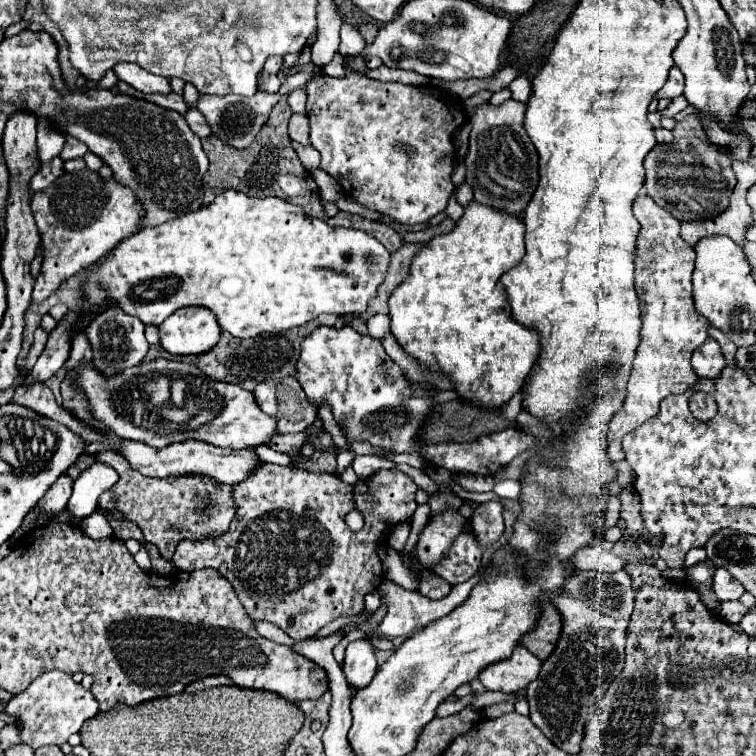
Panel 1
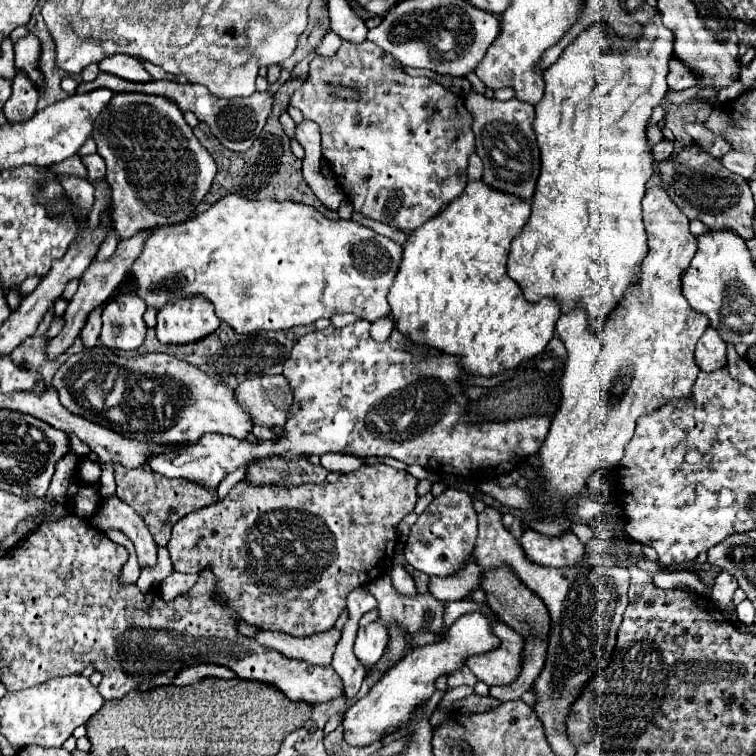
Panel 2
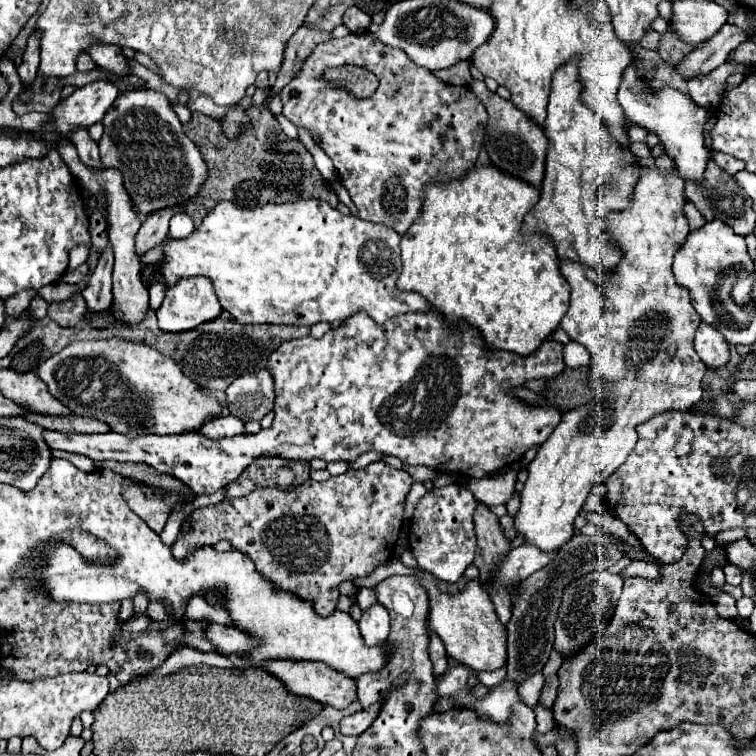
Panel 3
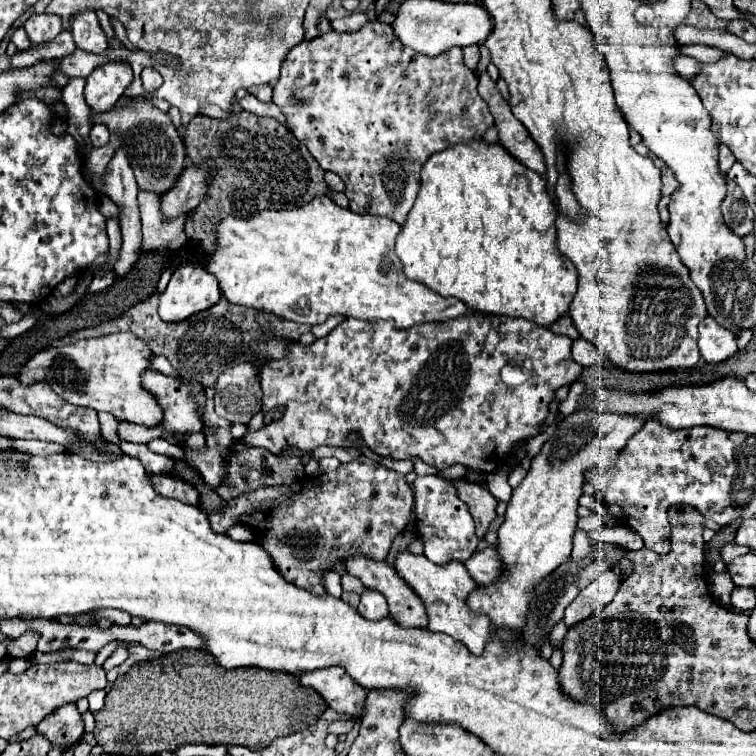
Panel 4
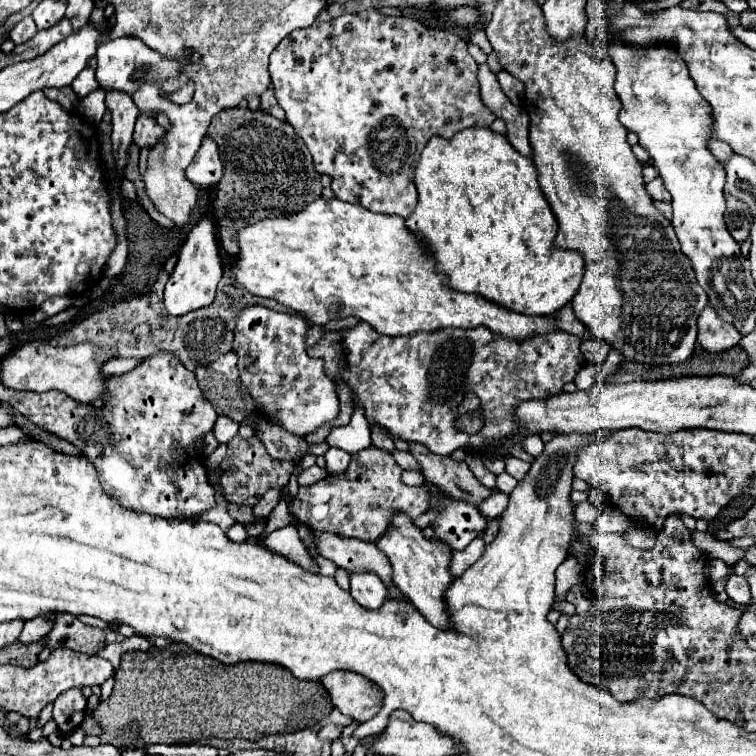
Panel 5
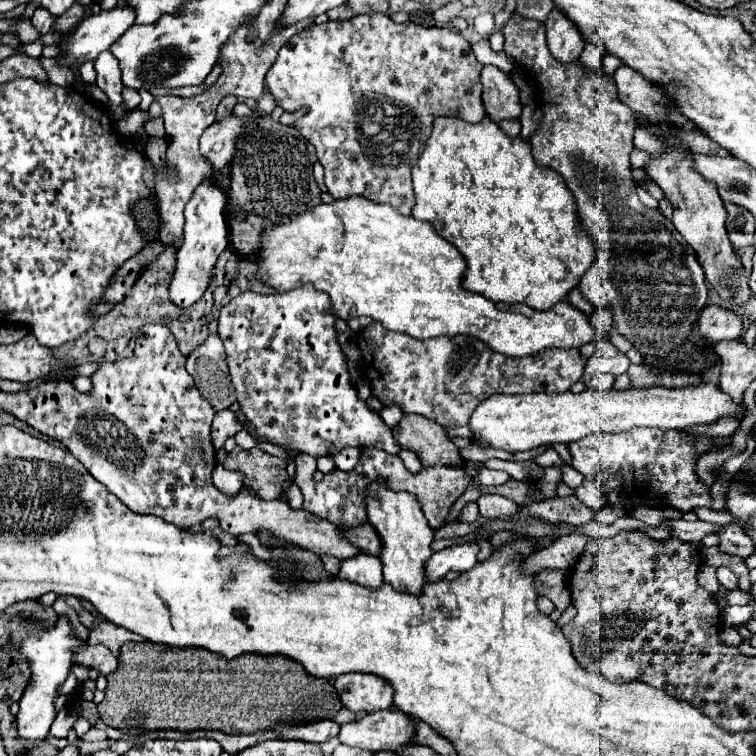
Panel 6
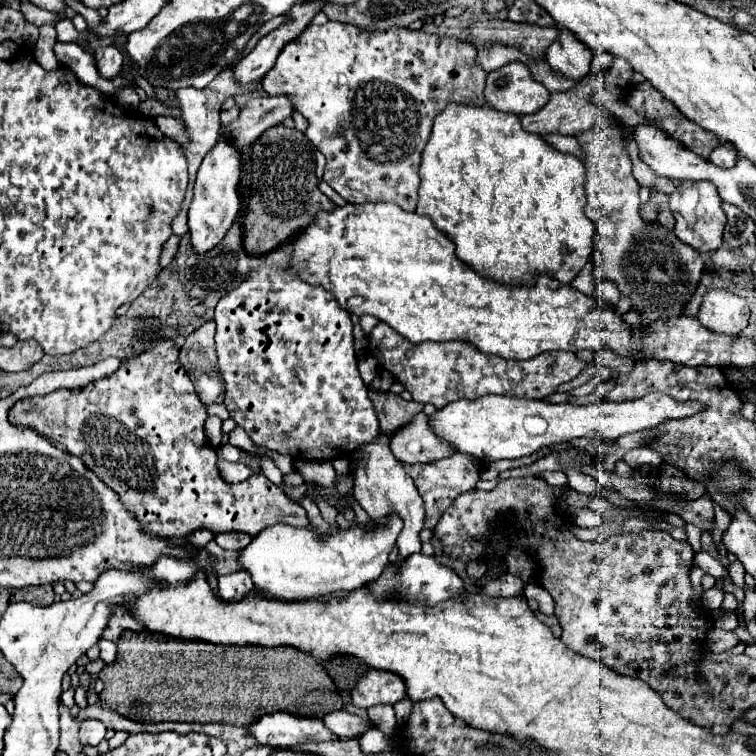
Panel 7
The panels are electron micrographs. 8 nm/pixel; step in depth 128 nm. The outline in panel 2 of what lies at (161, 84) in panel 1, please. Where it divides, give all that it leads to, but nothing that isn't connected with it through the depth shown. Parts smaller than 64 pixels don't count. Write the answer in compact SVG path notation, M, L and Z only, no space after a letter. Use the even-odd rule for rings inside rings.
M114 54L110 58L104 58L100 62L100 70L120 76L124 80L132 80L132 82L148 82L152 80L150 74L146 72L146 68L142 66L142 62L138 58L126 56L126 54Z

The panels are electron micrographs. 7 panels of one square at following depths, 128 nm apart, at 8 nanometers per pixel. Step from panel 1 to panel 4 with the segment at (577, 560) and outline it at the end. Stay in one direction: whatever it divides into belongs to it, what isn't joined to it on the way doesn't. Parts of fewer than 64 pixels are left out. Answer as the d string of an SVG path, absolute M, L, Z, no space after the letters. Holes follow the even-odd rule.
M490 546L476 552L472 560L464 562L464 566L472 574L472 578L482 586L494 584L502 576L502 570L504 570L500 554L496 552L496 548L490 548Z

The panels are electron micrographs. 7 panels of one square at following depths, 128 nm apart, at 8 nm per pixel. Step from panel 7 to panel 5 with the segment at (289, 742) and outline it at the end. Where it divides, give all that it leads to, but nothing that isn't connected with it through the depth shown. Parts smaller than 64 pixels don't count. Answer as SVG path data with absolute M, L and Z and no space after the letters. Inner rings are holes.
M328 724L328 726L324 726L324 728L318 732L318 736L320 736L322 740L334 740L334 738L340 738L340 734L342 734L342 726L340 726L340 724Z

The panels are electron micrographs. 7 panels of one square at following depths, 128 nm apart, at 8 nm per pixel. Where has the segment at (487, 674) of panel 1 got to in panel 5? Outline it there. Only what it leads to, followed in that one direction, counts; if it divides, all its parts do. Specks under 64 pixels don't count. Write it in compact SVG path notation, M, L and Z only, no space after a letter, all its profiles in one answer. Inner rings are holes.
M396 514L392 528L378 540L376 544L390 560L394 570L394 584L408 596L408 600L416 606L416 610L436 628L450 628L448 624L448 606L444 606L444 592L448 584L452 584L454 576L448 572L448 564L452 560L452 552L438 544L436 540L424 538L422 530L412 524L412 518L406 514Z

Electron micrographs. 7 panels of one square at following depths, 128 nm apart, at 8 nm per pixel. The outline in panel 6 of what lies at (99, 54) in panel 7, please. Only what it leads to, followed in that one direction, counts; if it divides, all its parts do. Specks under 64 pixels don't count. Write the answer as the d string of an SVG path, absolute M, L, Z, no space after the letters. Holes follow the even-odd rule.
M106 50L102 52L96 62L96 86L108 96L108 110L112 120L122 120L130 110L126 110L122 104L122 80L120 80L120 68L118 68L118 60L114 60L114 56Z

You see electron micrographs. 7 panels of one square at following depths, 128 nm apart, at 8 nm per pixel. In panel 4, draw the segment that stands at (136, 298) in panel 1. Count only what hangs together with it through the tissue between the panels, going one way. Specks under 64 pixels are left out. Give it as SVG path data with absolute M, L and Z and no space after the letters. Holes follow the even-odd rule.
M328 196L314 198L306 206L292 210L264 210L250 218L226 216L216 224L216 248L208 254L204 266L220 282L222 296L244 308L276 314L300 324L322 324L334 314L354 316L360 320L394 320L396 328L410 328L418 322L442 322L472 314L464 302L442 298L424 284L408 280L396 256L395 242L400 226L382 216L360 216L340 208Z

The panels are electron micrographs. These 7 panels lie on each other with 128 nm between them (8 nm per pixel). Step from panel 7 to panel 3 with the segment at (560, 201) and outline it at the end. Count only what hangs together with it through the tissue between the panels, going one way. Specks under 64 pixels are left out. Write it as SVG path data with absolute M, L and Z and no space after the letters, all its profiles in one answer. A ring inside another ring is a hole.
M492 166L486 168L472 168L468 170L468 174L462 180L452 180L450 184L428 184L424 188L424 208L422 208L422 216L410 226L410 230L402 236L402 272L398 278L398 290L410 290L410 292L418 292L422 294L430 306L442 314L444 322L456 332L458 330L458 322L464 320L468 322L472 328L480 330L488 350L506 350L506 352L514 352L514 354L532 354L536 348L540 348L540 344L560 326L562 316L568 310L568 302L570 302L570 284L564 280L564 276L560 274L560 266L556 260L556 252L552 242L546 236L522 236L520 234L520 226L524 222L524 216L536 206L540 196L540 190L518 180L512 176L506 176L504 172L498 172Z

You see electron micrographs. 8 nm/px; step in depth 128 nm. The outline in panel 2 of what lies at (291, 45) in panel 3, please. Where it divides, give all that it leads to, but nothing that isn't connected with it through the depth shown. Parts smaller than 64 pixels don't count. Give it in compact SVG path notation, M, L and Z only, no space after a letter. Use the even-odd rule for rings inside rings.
M298 78L298 80L288 80L286 84L280 86L280 90L276 92L276 102L272 108L272 114L260 134L260 138L252 144L250 150L246 152L232 152L228 148L224 148L216 138L212 138L208 126L204 122L198 124L198 128L194 128L194 136L202 142L202 146L212 154L212 158L218 164L218 174L212 182L210 192L204 196L200 208L206 208L210 204L214 204L216 200L220 200L226 194L244 194L244 198L250 200L262 200L262 198L272 198L272 200L292 200L292 202L304 202L310 206L316 206L316 210L330 218L330 220L338 220L336 212L326 210L320 200L316 200L314 192L308 188L308 184L304 184L304 176L302 176L302 162L292 154L290 150L290 140L286 138L282 126L280 126L280 114L286 112L288 108L288 100L292 98L292 94L302 86L306 78Z

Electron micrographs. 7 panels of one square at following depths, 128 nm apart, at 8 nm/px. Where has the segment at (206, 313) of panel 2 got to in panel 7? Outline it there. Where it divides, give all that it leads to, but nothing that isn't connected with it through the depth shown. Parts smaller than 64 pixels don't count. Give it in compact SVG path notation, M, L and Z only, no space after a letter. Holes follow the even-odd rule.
M222 138L218 144L206 154L194 184L194 198L188 210L188 228L190 228L190 244L192 250L202 256L212 250L224 234L230 230L232 222L238 218L240 212L240 196L238 196L238 182L242 174L242 160L240 152L234 150L230 140Z

